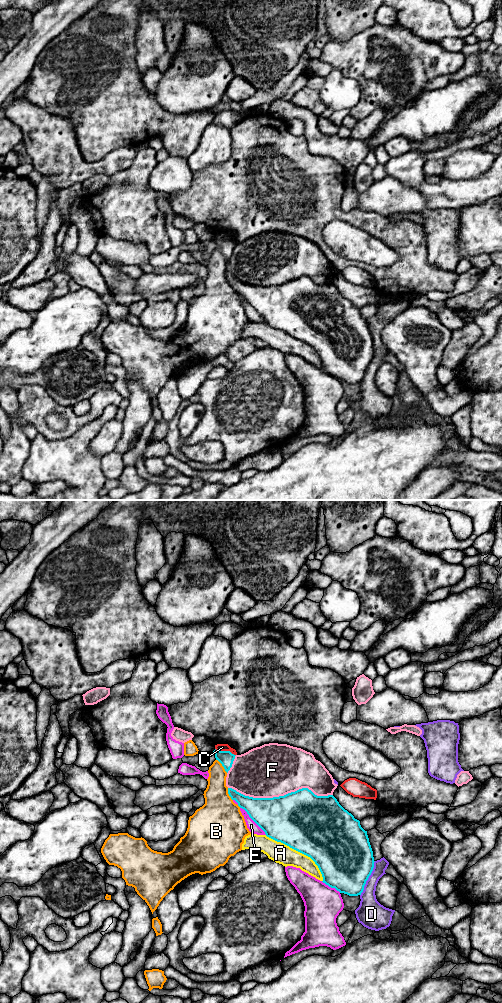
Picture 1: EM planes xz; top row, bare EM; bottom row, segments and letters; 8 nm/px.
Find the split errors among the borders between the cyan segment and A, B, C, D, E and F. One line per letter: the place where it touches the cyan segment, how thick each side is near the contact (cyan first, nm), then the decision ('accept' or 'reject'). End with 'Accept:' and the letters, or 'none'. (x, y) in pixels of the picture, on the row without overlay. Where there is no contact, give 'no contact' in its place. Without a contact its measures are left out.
A: xz (299, 339) | 500/160 nm | reject
B: xz (222, 253) | 120/190 nm | reject
C: xz (225, 239) | 120/60 nm | reject
D: xz (368, 365) | 460/170 nm | reject
E: xz (252, 307) | 360/80 nm | reject
F: xz (280, 284) | 460/440 nm | reject
Accept: none

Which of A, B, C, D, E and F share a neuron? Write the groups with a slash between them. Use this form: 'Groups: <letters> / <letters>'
Groups: A / B / C / D / E / F

